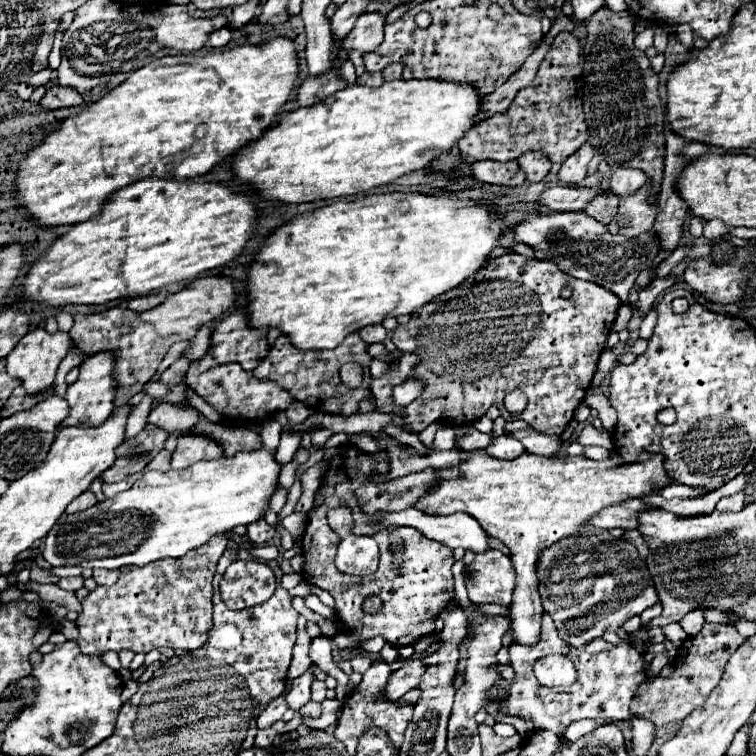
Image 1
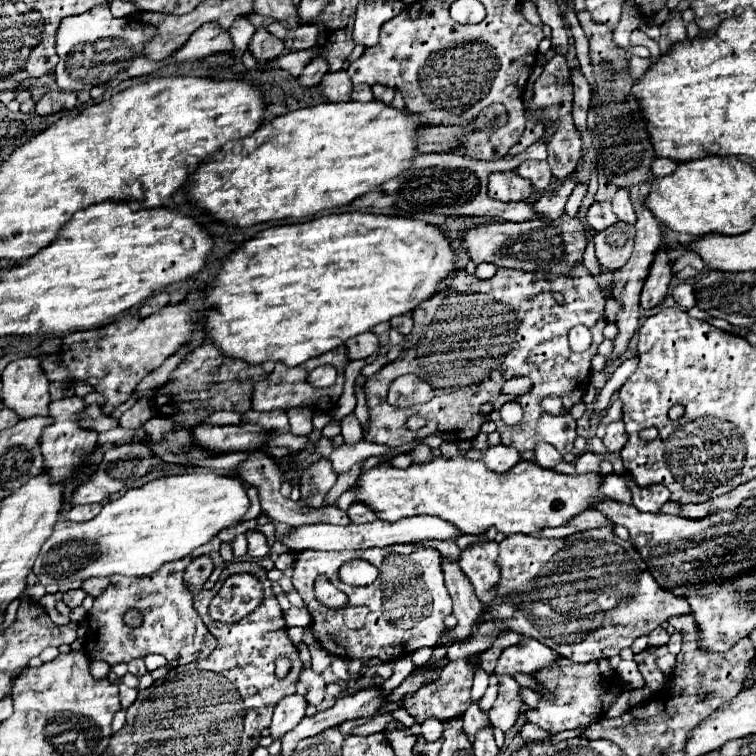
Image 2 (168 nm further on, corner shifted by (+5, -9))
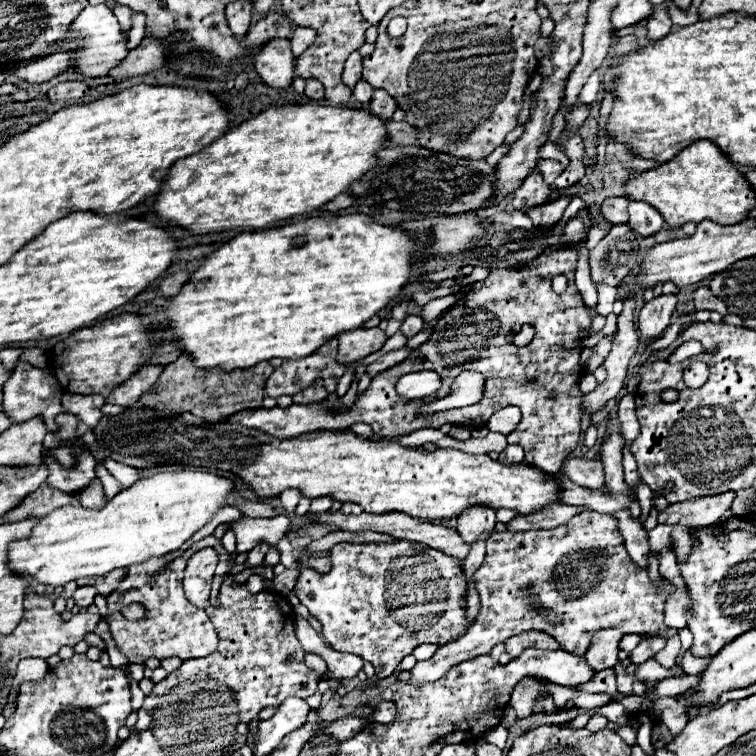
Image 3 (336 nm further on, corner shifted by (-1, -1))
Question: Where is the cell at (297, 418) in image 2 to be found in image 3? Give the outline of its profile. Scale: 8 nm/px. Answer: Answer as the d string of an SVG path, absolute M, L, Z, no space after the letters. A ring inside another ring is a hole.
M318 380L314 386L304 388L304 392L298 392L292 398L296 404L322 404L328 398L328 392L326 392L324 384L320 384L320 380Z

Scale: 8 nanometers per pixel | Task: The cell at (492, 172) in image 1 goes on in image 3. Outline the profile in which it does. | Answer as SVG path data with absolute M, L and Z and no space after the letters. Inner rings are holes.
M534 170L526 180L524 184L514 192L514 208L516 210L528 210L528 208L534 208L534 206L540 206L540 204L546 204L550 200L550 194L552 190L548 188L548 184L544 184L542 176L538 170Z

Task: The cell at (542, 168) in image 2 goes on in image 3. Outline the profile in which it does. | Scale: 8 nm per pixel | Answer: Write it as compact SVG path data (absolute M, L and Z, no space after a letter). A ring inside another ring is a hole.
M540 160L540 162L538 162L538 170L542 172L544 182L546 182L548 186L552 186L554 180L556 180L556 178L560 176L560 172L564 170L564 166L562 166L560 162L556 162L556 160Z

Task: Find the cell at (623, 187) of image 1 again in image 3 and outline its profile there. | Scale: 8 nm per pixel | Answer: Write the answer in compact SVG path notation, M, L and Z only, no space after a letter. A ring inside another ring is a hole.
M630 200L628 214L630 214L628 226L640 236L654 236L664 226L664 218L660 216L660 212L644 202Z

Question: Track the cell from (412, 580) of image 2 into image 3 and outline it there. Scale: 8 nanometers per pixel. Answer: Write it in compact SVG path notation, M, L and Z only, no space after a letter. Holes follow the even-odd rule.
M400 540L384 544L343 542L334 545L329 552L332 570L328 574L302 570L294 592L310 614L322 624L326 642L338 652L350 652L360 656L364 662L370 662L380 680L394 674L398 664L420 644L444 646L458 640L472 624L466 614L466 576L460 560L428 546L418 554L408 554L412 552L412 542Z

